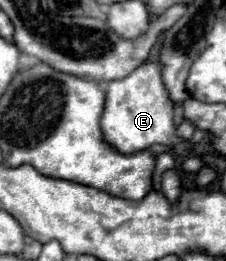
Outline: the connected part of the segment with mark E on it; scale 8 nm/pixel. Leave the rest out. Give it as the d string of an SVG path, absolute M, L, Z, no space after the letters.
M144 62L136 72L122 80L112 80L106 88L106 106L102 114L102 132L110 146L122 154L132 154L152 144L172 144L174 152L186 154L190 146L186 140L174 136L174 104L162 82L162 64Z

